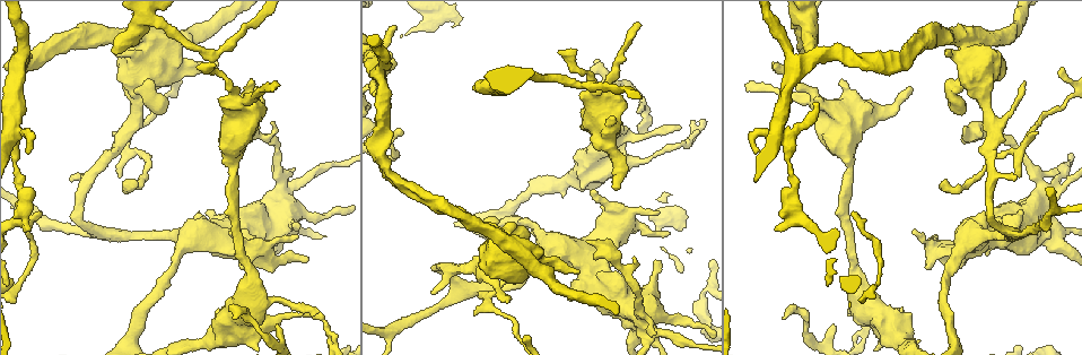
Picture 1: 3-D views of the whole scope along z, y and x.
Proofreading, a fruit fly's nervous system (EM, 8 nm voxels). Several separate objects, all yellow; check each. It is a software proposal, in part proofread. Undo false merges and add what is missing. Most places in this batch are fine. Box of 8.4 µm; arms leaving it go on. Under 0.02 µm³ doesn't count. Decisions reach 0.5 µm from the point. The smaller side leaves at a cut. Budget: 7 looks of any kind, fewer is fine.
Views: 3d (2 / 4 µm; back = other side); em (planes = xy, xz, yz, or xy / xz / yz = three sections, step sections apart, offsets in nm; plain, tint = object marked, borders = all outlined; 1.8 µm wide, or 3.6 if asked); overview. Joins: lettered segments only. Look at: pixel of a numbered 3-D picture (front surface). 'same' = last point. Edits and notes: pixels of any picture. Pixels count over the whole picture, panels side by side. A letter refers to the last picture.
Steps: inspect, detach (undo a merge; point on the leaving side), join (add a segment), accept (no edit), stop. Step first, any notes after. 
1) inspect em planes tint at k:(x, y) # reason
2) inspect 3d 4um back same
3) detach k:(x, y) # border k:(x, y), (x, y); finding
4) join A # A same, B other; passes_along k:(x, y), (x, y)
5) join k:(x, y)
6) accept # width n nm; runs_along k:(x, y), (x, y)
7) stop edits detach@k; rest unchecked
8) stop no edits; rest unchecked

inspect em planes borders at 1:(610, 226) # thick turns thin

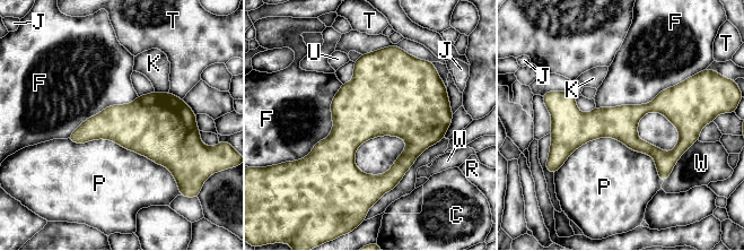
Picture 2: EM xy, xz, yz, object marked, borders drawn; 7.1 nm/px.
accept # C other, F other, J other, K other, P other, R other, T other, U other, W other; all the same neuron

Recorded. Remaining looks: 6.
inspect em 3.6um planes borders at 1:(782, 319) # thin end

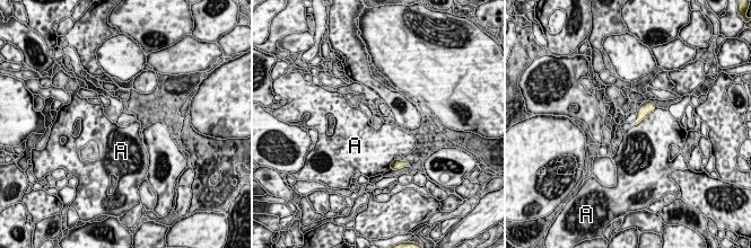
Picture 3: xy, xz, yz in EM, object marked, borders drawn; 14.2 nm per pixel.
accept # longest_contact A 320 nm; A other; border 3:(649, 113), (632, 126); no lettered segment goes on from it

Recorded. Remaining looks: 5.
inspect 3d 4um back at 1:(477, 87)

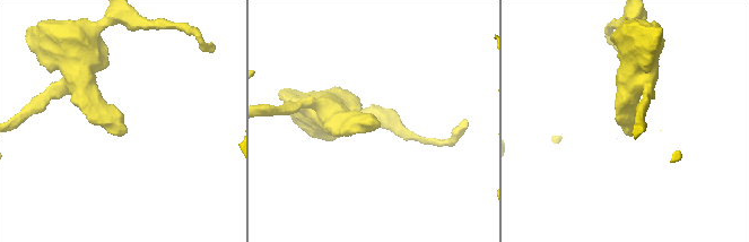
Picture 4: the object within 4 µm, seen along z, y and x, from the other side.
inspect em planes borders at 4:(122, 132) # shape alone is not enough

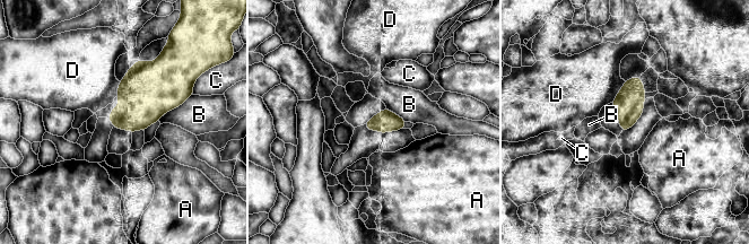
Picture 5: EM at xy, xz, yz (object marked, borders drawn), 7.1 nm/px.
accept # longest_contact B 240 nm; A other, B other, C other, D other; border 5:(192, 93), (181, 104), (166, 113); no lettered segment goes on from it

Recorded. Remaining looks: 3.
stop no edits; rest unchecked

